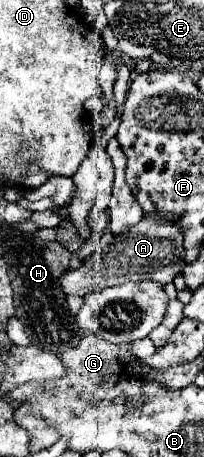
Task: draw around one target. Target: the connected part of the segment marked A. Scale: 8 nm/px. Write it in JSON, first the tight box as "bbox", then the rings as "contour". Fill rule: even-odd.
{"bbox":[60,217,184,295],"contour":[[[142,217],[138,225],[132,229],[124,231],[122,235],[114,237],[114,241],[104,247],[94,251],[90,257],[84,259],[82,267],[76,271],[66,271],[60,279],[62,289],[66,295],[88,295],[90,291],[102,291],[110,285],[120,283],[122,279],[134,275],[166,275],[166,281],[174,279],[176,273],[182,273],[184,263],[182,263],[182,235],[178,235],[178,227],[174,223],[154,223],[150,217]]]}

